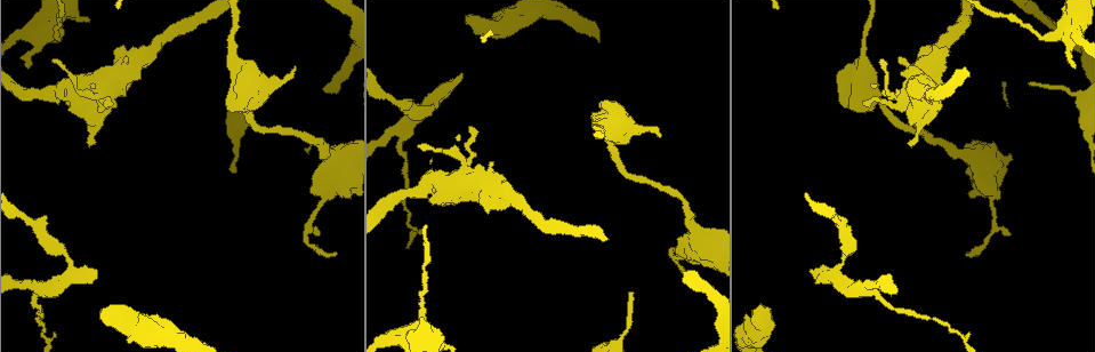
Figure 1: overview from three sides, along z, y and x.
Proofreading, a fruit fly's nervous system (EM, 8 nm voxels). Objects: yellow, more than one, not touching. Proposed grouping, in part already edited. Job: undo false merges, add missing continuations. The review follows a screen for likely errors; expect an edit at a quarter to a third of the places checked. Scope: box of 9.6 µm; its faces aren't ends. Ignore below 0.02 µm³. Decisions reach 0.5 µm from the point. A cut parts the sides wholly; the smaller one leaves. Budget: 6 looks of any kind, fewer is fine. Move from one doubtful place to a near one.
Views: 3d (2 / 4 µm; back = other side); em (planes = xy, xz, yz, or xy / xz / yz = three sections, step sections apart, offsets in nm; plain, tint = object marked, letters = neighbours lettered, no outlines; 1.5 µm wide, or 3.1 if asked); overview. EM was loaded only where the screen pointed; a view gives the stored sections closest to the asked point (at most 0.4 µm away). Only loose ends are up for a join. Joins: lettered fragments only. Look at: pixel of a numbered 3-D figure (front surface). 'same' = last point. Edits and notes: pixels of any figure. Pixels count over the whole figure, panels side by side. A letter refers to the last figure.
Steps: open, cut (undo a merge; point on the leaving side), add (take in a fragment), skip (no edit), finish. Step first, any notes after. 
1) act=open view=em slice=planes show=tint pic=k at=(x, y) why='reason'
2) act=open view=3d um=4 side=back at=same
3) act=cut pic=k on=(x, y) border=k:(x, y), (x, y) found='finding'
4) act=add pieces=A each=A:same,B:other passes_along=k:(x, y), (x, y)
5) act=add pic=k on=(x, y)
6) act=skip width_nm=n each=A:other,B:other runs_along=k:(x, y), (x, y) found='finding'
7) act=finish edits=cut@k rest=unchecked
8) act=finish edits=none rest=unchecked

act=open view=em slice=xy step=8 show=letters pic=1 at=(1074, 69) why='branch stops here'

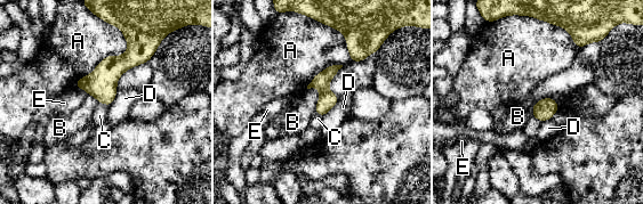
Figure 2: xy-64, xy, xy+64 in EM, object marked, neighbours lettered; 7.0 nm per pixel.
act=skip each=A:other,B:other,C:other,D:other,E:other border=2:(338, 97), (335, 105), (322, 116) found='none of them fits'

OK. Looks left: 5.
act=open view=em slice=planes show=letters pic=1 at=(461, 77) why='free end'

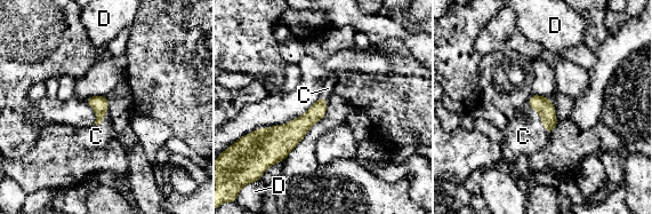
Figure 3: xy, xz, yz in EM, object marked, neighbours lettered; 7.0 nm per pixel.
act=add pic=3 on=(523, 136) each=C:same,D:other passes_along=3:(542, 105), (541, 119), (523, 136) found='it goes on there'

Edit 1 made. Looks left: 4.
act=open view=overview why='see it whole again'

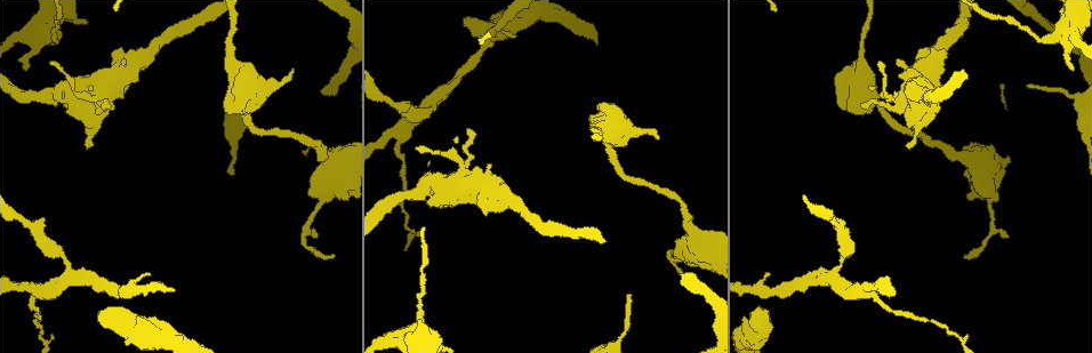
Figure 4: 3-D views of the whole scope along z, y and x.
act=open view=em slice=planes show=letters pic=4 at=(513, 38) why='free end'

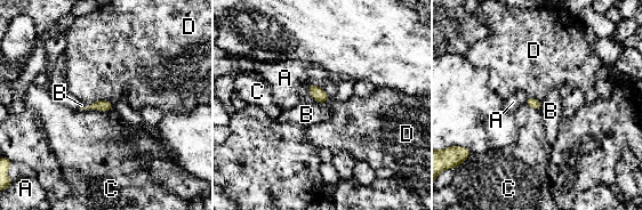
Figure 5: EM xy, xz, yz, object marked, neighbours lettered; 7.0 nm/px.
act=skip longest_contact=A:190nm each=A:other,B:other,C:other,D:other found='none of them fits'

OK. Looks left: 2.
act=finish edits=add@3 rest=unchecked

